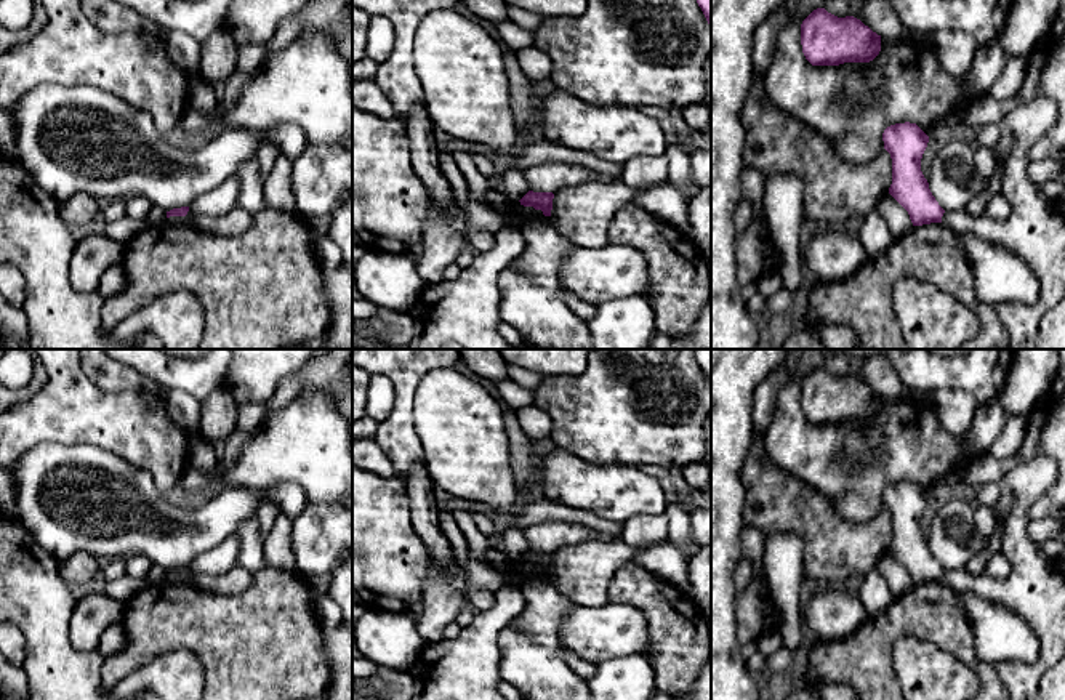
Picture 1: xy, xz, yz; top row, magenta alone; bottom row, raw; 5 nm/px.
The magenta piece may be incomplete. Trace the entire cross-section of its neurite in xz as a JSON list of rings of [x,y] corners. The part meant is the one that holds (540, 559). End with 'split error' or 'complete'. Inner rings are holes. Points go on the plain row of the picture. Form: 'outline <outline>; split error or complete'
outline [[[528,549],[519,561],[524,565],[533,565],[535,569],[541,569],[545,575],[551,575],[553,557],[553,551]]]; complete

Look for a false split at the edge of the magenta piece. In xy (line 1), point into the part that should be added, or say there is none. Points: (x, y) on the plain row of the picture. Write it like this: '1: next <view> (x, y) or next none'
1: next none

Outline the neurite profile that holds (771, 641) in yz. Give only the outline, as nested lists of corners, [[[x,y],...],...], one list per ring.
[[[778,628],[767,631],[756,641],[759,654],[767,658],[770,657],[775,650],[783,647],[783,638],[778,631]]]

